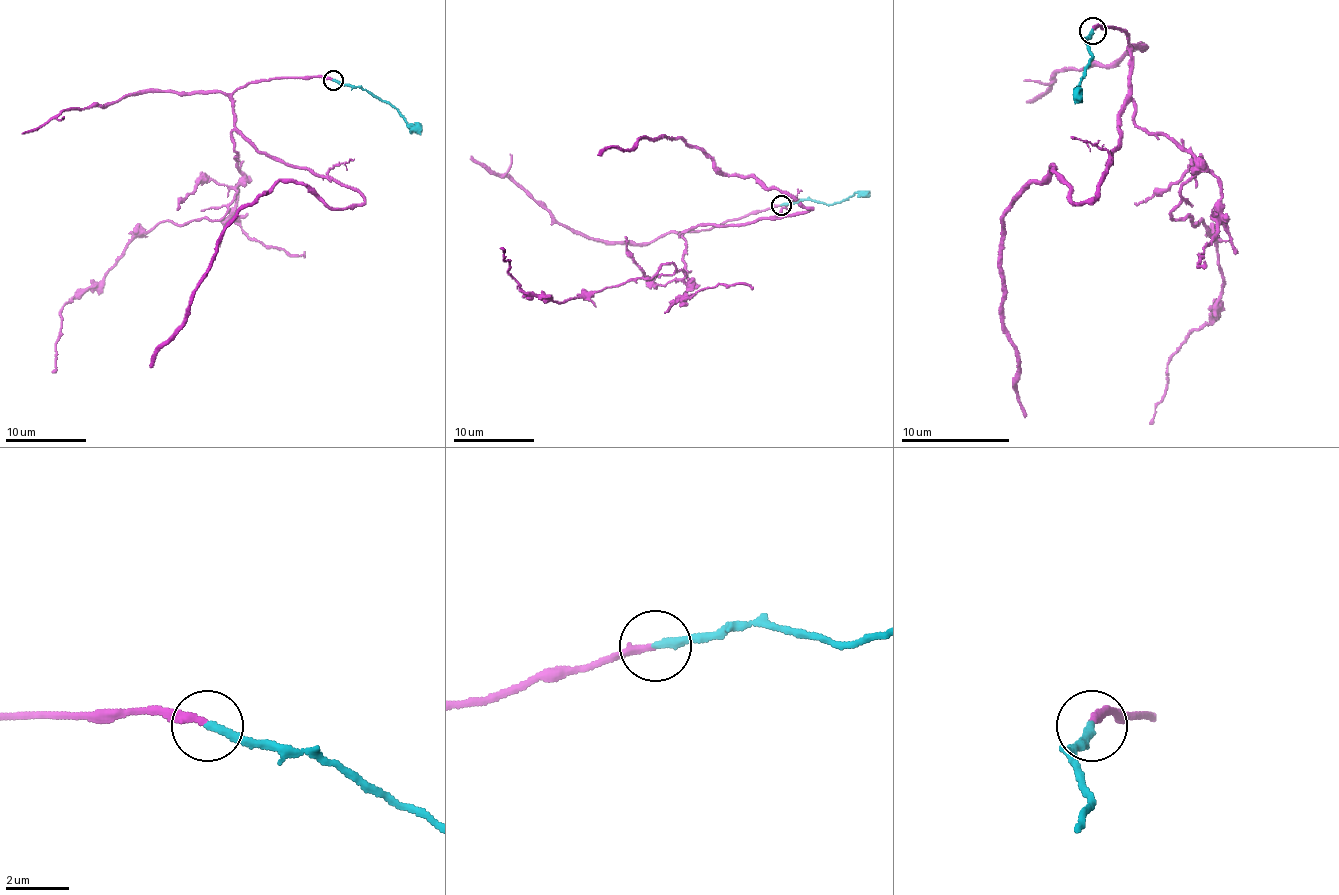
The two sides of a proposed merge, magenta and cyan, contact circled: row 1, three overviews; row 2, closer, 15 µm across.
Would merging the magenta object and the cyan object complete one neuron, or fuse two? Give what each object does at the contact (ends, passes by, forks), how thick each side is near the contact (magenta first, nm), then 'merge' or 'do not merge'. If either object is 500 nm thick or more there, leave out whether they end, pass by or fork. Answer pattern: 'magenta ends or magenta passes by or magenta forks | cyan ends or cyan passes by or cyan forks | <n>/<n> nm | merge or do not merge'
magenta ends | cyan ends | 280/280 nm | merge

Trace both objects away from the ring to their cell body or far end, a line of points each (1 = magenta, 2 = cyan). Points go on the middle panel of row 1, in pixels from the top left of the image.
1: (780, 205), (680, 234), (811, 209), (754, 177), (728, 175), (686, 141), (641, 139), (597, 155)
2: (780, 205), (809, 199), (837, 203), (869, 191)

